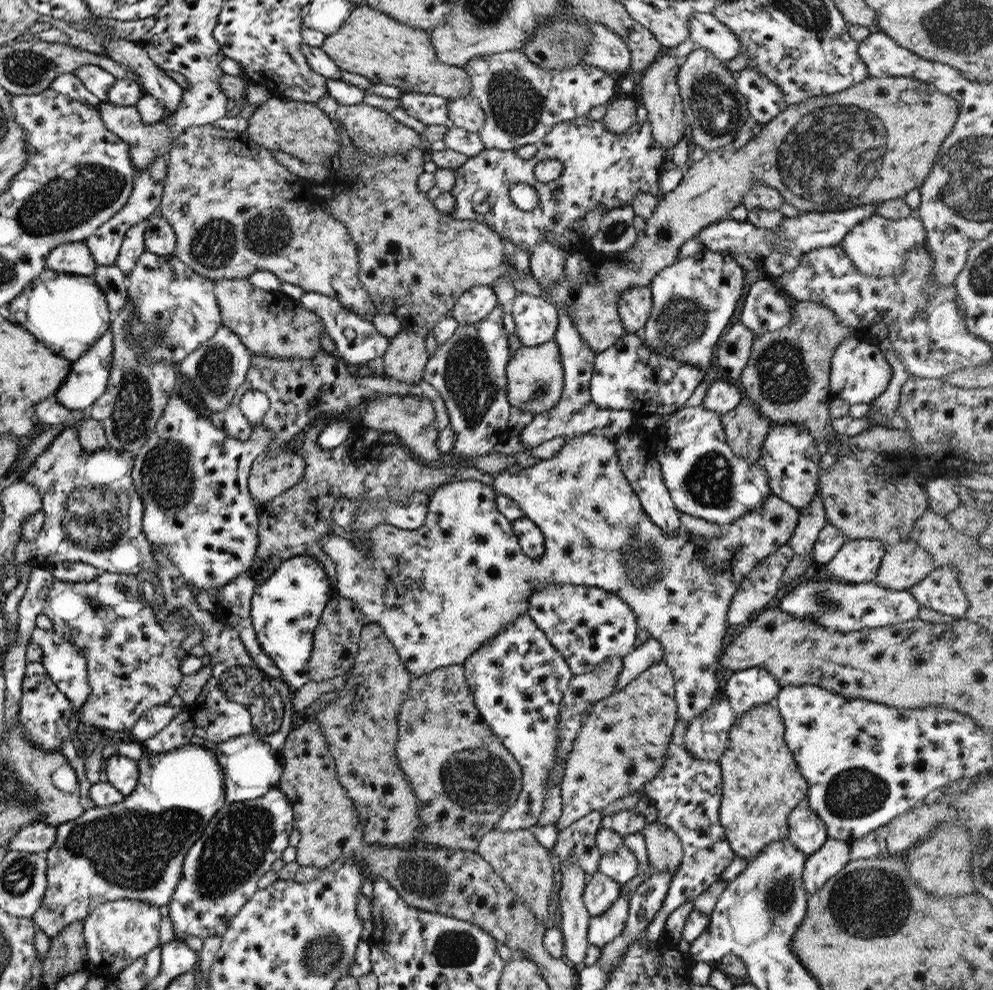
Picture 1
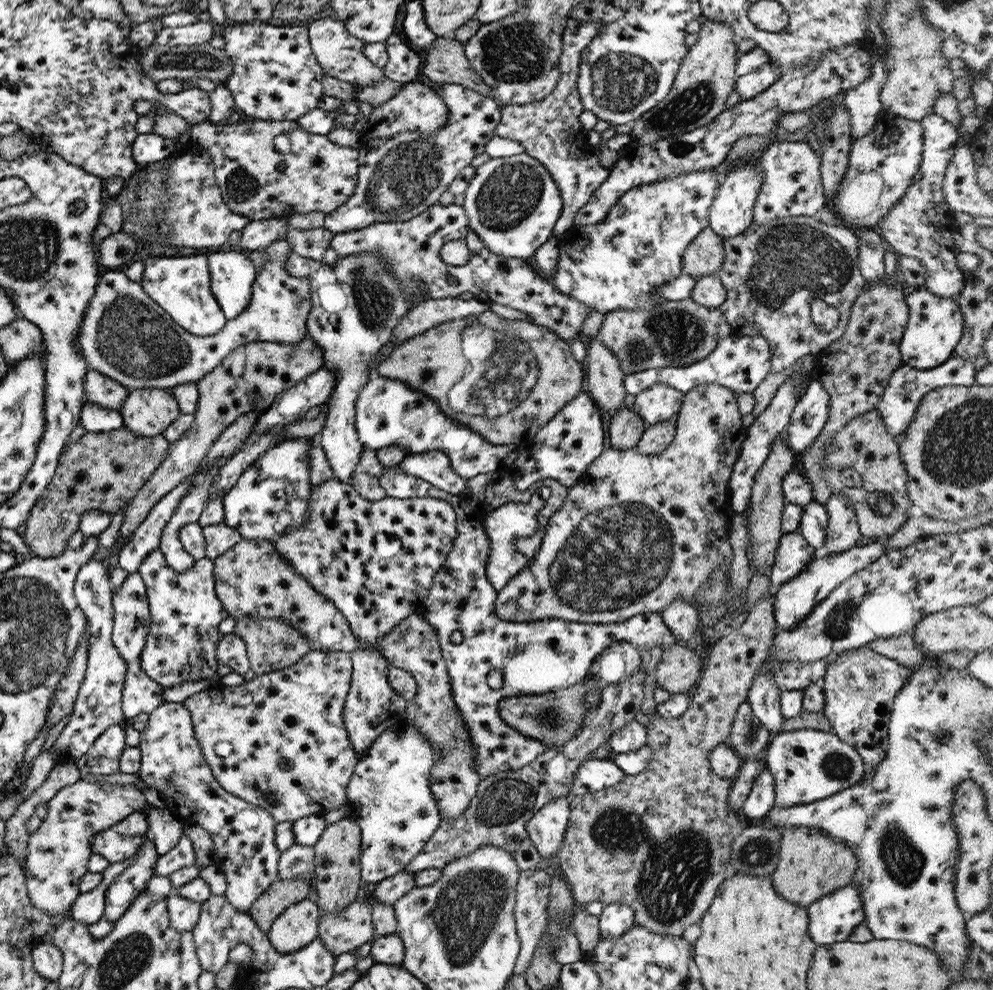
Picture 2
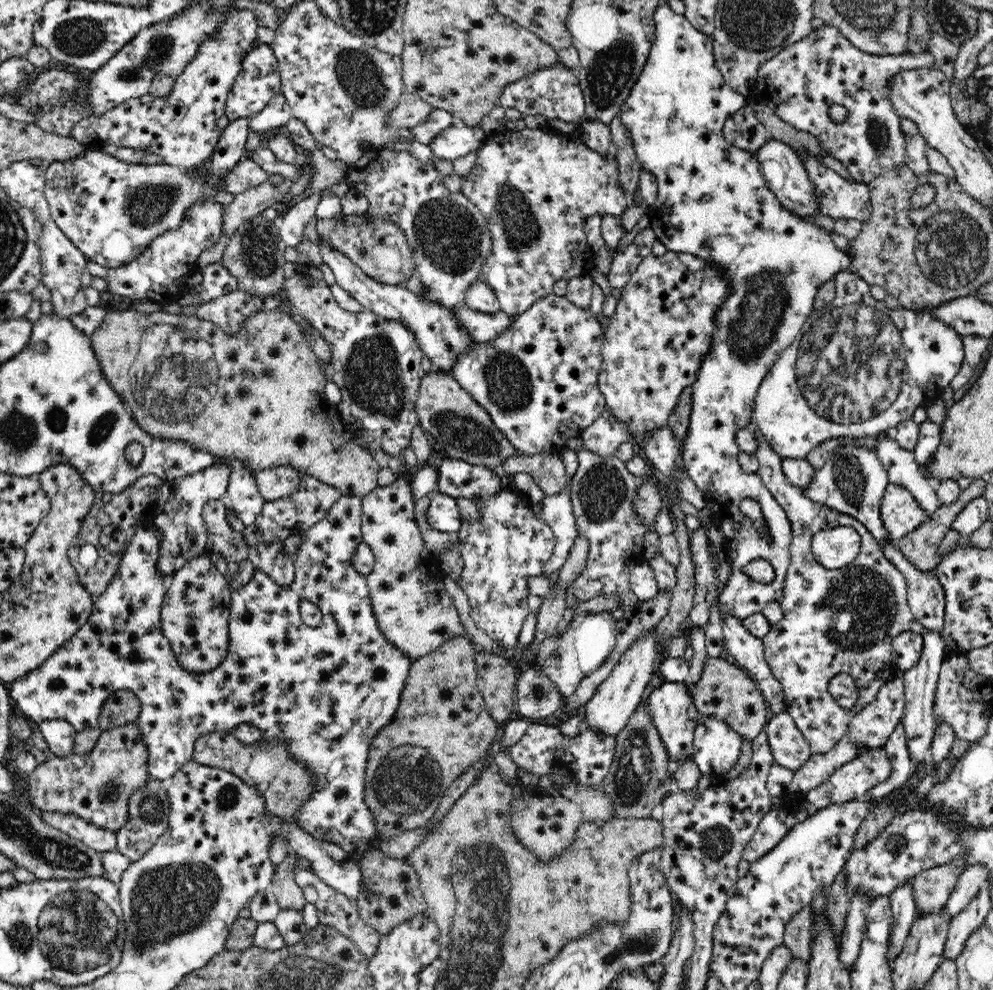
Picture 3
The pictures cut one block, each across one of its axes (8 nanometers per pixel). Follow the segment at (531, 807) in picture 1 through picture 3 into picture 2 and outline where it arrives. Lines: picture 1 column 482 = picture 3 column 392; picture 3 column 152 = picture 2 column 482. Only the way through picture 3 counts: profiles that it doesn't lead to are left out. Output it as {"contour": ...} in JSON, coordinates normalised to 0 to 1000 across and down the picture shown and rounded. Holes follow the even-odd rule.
{"contour":[[[401,470],[389,472],[382,488],[393,503],[407,505],[414,501],[445,504],[459,516],[461,541],[456,545],[455,558],[451,560],[447,572],[437,581],[434,595],[428,601],[422,619],[442,645],[452,681],[455,705],[472,739],[478,760],[477,773],[483,785],[527,776],[535,772],[546,759],[552,758],[549,752],[539,745],[526,743],[508,729],[502,717],[505,707],[558,699],[584,690],[593,683],[594,672],[601,663],[620,647],[632,647],[645,656],[648,653],[665,653],[670,656],[682,651],[663,618],[653,618],[623,629],[612,630],[590,630],[561,624],[532,629],[504,626],[496,614],[501,596],[489,582],[493,554],[483,521],[479,521],[475,515],[469,515],[462,500],[446,497],[430,485],[413,481]],[[457,637],[463,637],[467,643],[462,651],[453,645]],[[495,677],[506,679],[506,696],[496,697],[491,692],[489,685]]]}

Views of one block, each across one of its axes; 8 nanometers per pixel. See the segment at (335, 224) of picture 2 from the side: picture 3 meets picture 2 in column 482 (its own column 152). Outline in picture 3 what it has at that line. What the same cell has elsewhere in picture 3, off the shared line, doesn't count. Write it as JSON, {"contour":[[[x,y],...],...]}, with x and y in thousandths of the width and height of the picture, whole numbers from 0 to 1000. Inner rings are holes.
{"contour":[[[246,8],[242,12],[234,12],[221,32],[218,35],[210,35],[210,38],[200,46],[197,57],[185,67],[186,71],[176,81],[171,97],[161,99],[149,95],[126,101],[101,117],[80,121],[72,129],[69,137],[85,146],[87,151],[97,152],[112,146],[127,147],[161,157],[165,161],[163,164],[186,171],[194,171],[203,165],[208,165],[213,162],[213,156],[218,154],[218,147],[221,147],[220,143],[222,143],[223,133],[218,128],[218,121],[227,115],[228,100],[243,73],[244,61],[259,44],[260,27],[255,10]]]}

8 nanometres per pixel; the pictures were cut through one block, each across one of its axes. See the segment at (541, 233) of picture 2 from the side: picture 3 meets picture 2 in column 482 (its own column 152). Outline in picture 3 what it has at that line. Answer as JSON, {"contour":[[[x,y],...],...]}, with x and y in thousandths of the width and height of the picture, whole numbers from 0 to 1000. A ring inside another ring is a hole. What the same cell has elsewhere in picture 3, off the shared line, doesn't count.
{"contour":[[[240,119],[240,121],[232,123],[223,133],[222,143],[220,143],[221,147],[218,147],[218,154],[213,156],[213,162],[208,165],[203,165],[194,171],[177,169],[165,164],[159,166],[130,165],[125,162],[120,162],[107,154],[102,154],[101,151],[87,151],[86,156],[79,158],[77,162],[53,164],[45,174],[45,189],[43,192],[44,198],[49,206],[52,222],[57,226],[57,230],[59,230],[77,247],[77,251],[81,252],[81,255],[83,255],[91,265],[96,265],[105,271],[117,271],[117,269],[121,269],[121,267],[129,267],[130,264],[137,263],[137,259],[141,259],[141,257],[151,248],[153,242],[157,241],[157,238],[161,238],[161,236],[167,234],[167,232],[181,230],[181,226],[183,226],[183,222],[185,222],[189,210],[193,210],[193,208],[199,206],[199,204],[216,204],[216,196],[224,194],[224,180],[234,172],[234,168],[238,166],[238,164],[248,160],[247,147],[249,145],[250,134],[252,133],[251,125],[252,120],[250,119]],[[201,172],[208,172],[204,181],[201,181]]]}

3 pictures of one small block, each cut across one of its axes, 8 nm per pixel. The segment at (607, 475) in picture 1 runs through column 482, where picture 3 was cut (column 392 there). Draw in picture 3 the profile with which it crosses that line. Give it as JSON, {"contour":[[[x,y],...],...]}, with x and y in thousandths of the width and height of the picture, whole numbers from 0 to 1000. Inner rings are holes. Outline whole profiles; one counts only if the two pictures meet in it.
{"contour":[[[401,481],[393,491],[381,492],[375,495],[365,505],[365,535],[366,546],[373,552],[378,563],[378,572],[369,586],[375,607],[375,617],[381,626],[381,633],[391,645],[407,662],[417,668],[424,663],[429,663],[443,655],[449,646],[468,643],[475,649],[475,644],[469,639],[469,634],[464,631],[464,624],[457,605],[447,595],[445,586],[448,581],[444,577],[442,564],[428,551],[419,526],[419,506],[415,499],[413,481]]]}

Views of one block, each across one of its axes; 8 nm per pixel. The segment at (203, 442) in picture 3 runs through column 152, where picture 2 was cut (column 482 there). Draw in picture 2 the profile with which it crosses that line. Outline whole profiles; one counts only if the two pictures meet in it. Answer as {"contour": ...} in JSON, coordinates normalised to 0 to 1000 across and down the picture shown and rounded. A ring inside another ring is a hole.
{"contour":[[[493,313],[483,319],[471,318],[421,336],[399,349],[379,376],[426,396],[451,422],[473,431],[491,446],[510,449],[525,449],[537,441],[588,392],[590,383],[572,344],[536,324],[508,322]]]}

